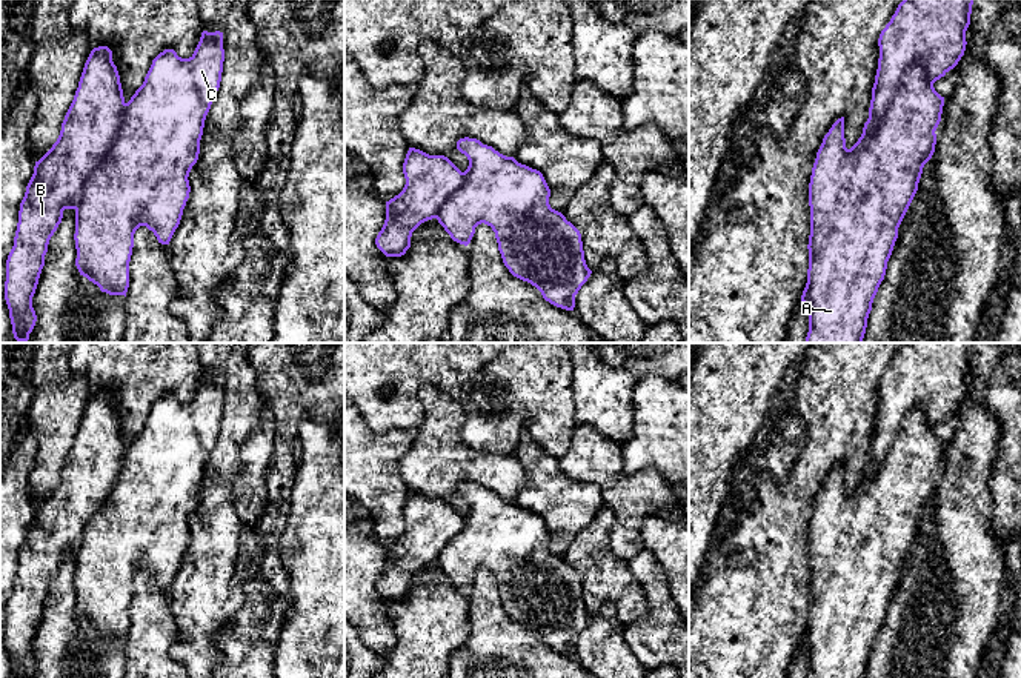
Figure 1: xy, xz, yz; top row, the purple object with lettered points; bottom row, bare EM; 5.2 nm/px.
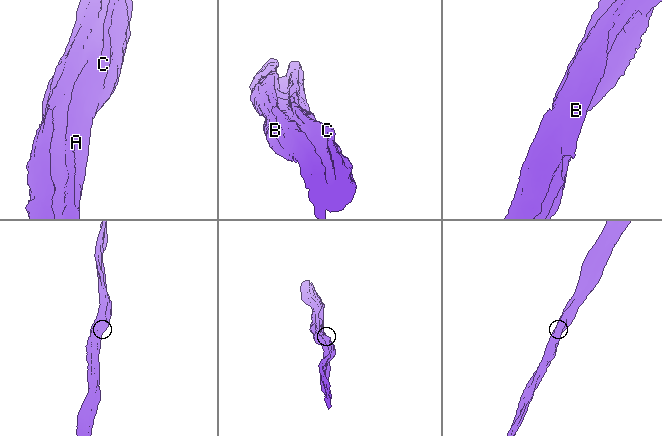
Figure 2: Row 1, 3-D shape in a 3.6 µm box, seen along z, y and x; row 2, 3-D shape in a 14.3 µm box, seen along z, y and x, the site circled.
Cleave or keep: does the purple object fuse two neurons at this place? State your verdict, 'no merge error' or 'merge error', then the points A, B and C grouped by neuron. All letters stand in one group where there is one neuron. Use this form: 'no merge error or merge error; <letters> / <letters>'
merge error; A C / B

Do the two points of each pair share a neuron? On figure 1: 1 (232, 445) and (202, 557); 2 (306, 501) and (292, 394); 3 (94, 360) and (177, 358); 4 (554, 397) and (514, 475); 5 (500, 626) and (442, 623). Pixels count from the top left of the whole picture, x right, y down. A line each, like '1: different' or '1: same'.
1: same
2: different
3: same
4: different
5: different

